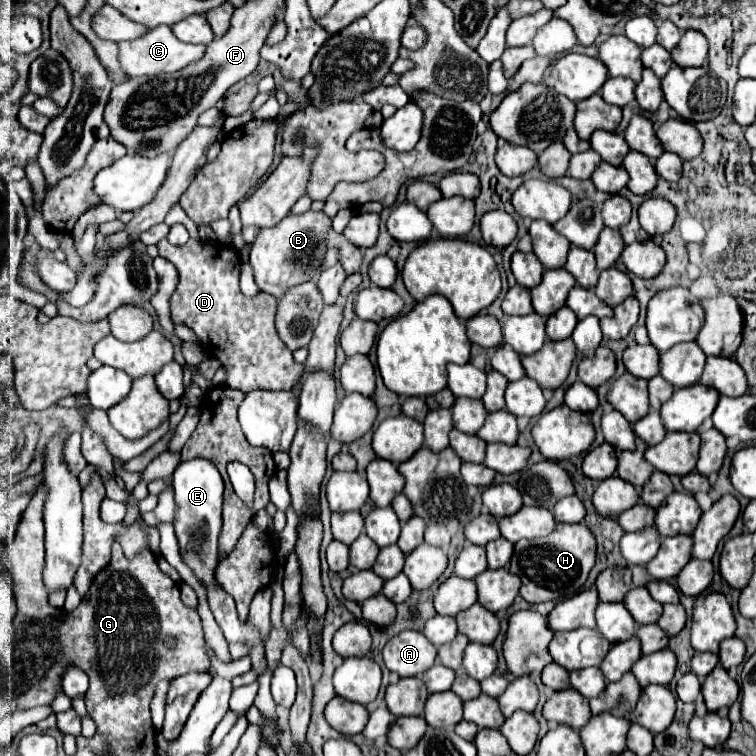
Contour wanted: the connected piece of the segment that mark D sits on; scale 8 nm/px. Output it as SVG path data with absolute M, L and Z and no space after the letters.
M165 238L157 244L159 256L169 260L177 272L179 272L179 284L169 300L171 304L171 318L175 322L183 322L189 326L197 338L201 348L205 350L207 356L215 356L223 362L227 368L227 384L231 388L239 388L241 392L251 392L257 388L263 390L291 390L295 380L301 376L301 364L293 360L291 350L285 348L285 344L279 340L275 332L275 306L277 298L271 294L257 294L253 300L245 298L239 290L239 252L231 246L223 246L219 242L199 242L199 240L189 240L185 246L173 246Z

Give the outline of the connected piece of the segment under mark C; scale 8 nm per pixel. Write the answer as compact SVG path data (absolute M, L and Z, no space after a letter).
M161 24L153 30L147 30L143 36L139 36L135 40L119 44L119 62L127 76L155 76L155 74L163 74L163 72L177 72L177 70L185 68L187 64L199 60L203 54L205 54L203 44L187 44L187 42L177 40L175 34L171 32L171 28L165 24Z

